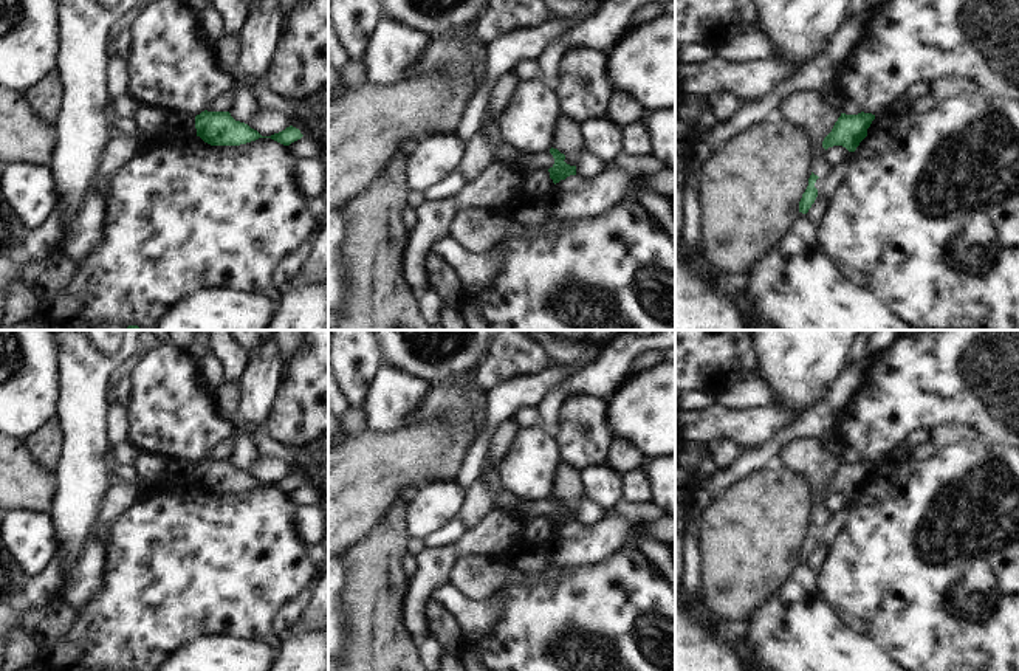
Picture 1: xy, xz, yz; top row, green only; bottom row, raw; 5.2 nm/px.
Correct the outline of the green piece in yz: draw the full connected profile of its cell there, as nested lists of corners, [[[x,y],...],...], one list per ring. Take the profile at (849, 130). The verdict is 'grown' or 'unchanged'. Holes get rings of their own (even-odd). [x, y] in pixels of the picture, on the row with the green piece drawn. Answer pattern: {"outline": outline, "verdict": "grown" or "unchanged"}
{"outline": [[[864,112],[858,115],[841,113],[832,132],[824,138],[822,147],[827,150],[833,146],[842,146],[849,152],[855,152],[859,143],[867,136],[867,129],[873,119],[875,115]]], "verdict": "unchanged"}

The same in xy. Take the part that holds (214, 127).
{"outline": [[[201,112],[195,116],[197,136],[211,146],[240,146],[259,138],[271,138],[283,146],[300,139],[304,135],[299,129],[290,126],[271,136],[262,136],[248,124],[235,121],[229,112]]], "verdict": "unchanged"}

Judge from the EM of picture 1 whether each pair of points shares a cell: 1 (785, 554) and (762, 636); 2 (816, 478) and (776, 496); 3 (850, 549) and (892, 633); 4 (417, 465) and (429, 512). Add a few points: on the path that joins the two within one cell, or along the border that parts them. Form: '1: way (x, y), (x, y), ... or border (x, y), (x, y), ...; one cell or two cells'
1: border (796, 563), (782, 586), (748, 617); two cells
2: border (784, 464), (804, 476), (810, 496), (812, 518); two cells
3: way (871, 569), (886, 584), (892, 612); one cell
4: border (452, 479), (422, 484), (409, 496); two cells

